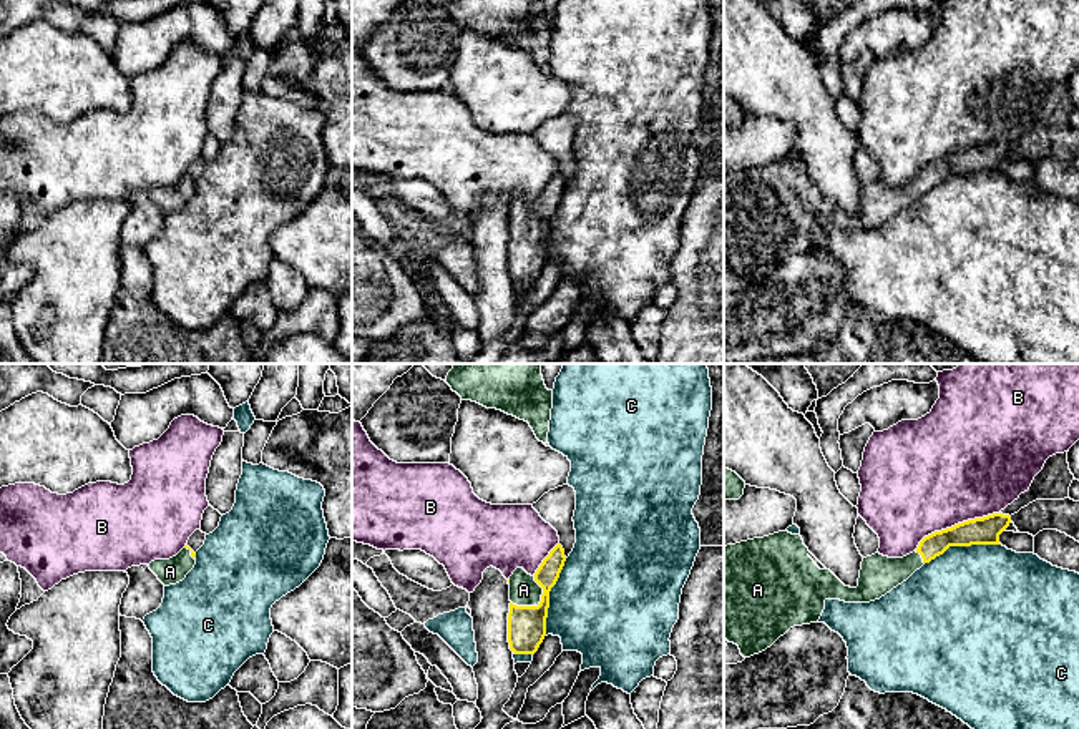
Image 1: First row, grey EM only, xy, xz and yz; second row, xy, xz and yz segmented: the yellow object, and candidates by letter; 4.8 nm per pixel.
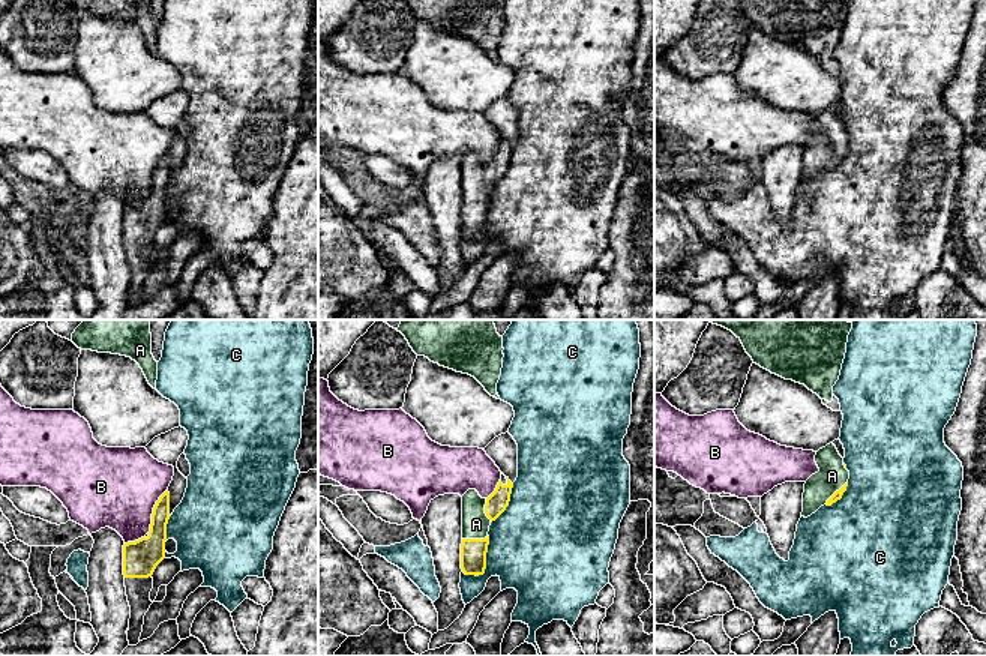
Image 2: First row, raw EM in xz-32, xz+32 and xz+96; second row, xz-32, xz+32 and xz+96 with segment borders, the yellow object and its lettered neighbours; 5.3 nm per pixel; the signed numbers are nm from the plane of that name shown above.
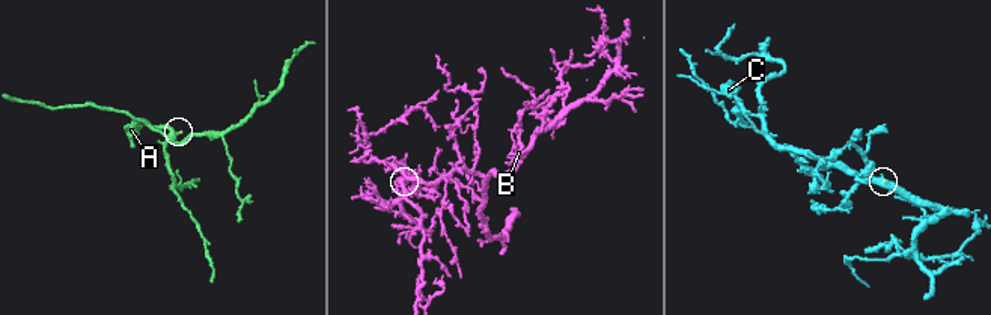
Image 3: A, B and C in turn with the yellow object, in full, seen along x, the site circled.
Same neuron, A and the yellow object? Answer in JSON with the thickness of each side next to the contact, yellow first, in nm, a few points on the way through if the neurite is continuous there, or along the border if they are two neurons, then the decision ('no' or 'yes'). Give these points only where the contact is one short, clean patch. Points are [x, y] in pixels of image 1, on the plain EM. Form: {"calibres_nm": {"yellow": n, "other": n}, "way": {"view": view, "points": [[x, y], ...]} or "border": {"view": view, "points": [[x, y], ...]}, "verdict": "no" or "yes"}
{"calibres_nm": {"yellow": 190, "other": 140}, "way": {"view": "xz", "points": [[527, 253], [527, 243], [540, 229], [523, 218]]}, "verdict": "yes"}

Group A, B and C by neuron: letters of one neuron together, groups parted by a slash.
A / B / C

